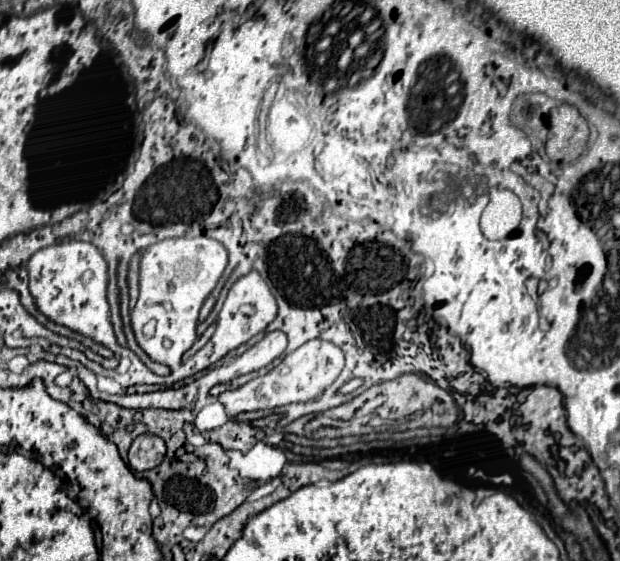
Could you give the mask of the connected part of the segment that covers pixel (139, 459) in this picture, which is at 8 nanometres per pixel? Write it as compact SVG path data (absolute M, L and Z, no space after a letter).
M140 435L134 439L128 451L128 463L136 471L146 471L162 463L166 455L166 445L156 435Z

